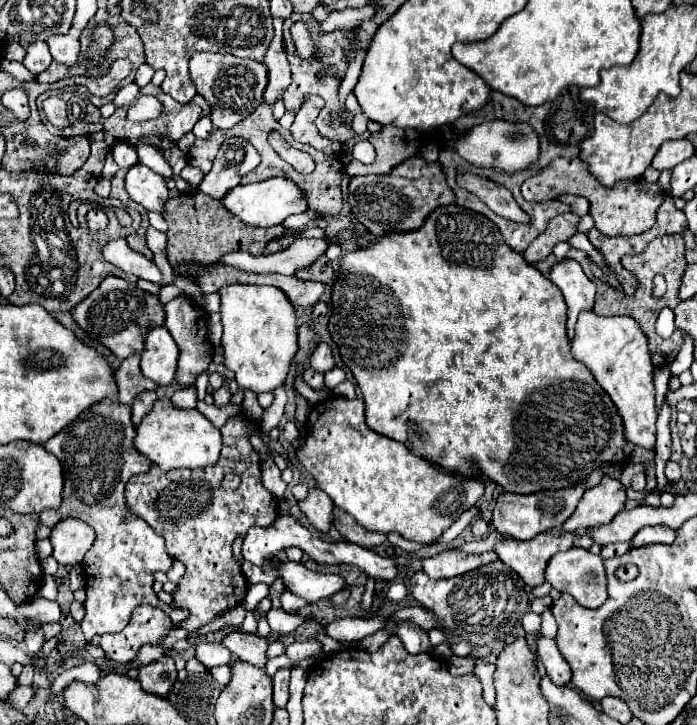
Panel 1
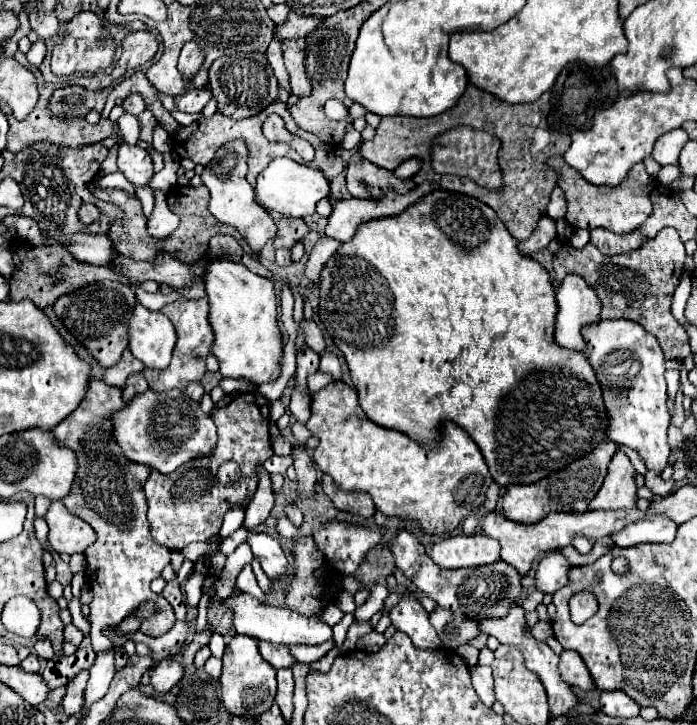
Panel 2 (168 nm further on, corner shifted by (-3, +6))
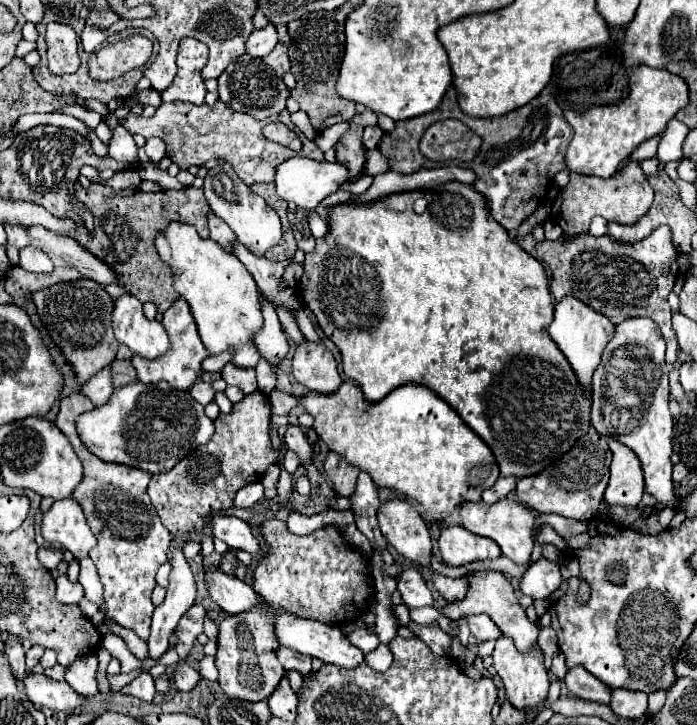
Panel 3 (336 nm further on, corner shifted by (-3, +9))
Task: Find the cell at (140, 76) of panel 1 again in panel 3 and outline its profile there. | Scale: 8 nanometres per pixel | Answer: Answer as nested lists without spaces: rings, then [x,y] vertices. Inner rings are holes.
[[[150,88],[141,92],[139,102],[142,105],[152,105],[157,108],[162,103],[162,99],[159,92]]]

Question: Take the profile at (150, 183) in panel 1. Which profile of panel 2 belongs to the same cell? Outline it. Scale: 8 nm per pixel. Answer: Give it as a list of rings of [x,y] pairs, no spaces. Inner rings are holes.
[[[121,143],[119,155],[117,155],[117,167],[135,185],[147,185],[149,179],[153,177],[151,157],[139,145]]]

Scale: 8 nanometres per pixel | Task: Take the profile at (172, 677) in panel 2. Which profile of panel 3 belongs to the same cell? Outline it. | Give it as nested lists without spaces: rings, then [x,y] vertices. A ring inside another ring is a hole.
[[[181,662],[173,670],[173,674],[171,674],[171,682],[173,682],[173,686],[177,690],[191,690],[191,688],[195,688],[195,684],[199,682],[199,678],[201,678],[199,672],[193,670],[187,662]]]

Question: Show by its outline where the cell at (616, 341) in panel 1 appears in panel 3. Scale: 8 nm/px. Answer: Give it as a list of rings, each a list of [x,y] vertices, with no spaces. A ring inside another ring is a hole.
[[[627,318],[615,326],[615,334],[601,354],[601,362],[593,374],[593,406],[591,424],[595,430],[607,438],[615,438],[631,448],[641,460],[645,472],[645,490],[657,498],[659,504],[671,506],[677,496],[673,492],[671,480],[671,454],[673,454],[673,420],[667,408],[669,384],[667,384],[667,364],[665,364],[665,340],[659,326],[651,318]]]

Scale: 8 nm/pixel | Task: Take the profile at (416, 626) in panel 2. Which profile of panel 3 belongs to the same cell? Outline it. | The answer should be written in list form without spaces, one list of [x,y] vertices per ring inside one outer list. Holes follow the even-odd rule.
[[[409,568],[401,574],[401,578],[397,582],[397,590],[401,592],[403,604],[407,608],[421,608],[421,606],[433,604],[431,590],[427,588],[423,576],[415,568]]]

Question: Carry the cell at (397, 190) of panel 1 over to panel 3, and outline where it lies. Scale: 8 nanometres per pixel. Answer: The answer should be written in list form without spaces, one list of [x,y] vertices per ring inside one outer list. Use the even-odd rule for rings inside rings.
[[[365,110],[362,113],[356,113],[355,118],[351,120],[349,132],[335,146],[337,148],[337,160],[343,162],[349,170],[349,180],[355,180],[357,176],[361,176],[365,162],[367,162],[367,148],[365,148],[363,138],[361,138],[367,123],[377,123],[375,112]]]

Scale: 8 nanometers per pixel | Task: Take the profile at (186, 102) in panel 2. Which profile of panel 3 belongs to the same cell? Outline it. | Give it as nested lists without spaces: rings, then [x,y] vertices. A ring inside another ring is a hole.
[[[183,38],[179,46],[177,56],[177,76],[173,84],[163,92],[163,102],[191,102],[191,104],[203,104],[203,98],[207,94],[201,70],[207,64],[209,48],[195,40],[195,38]]]

